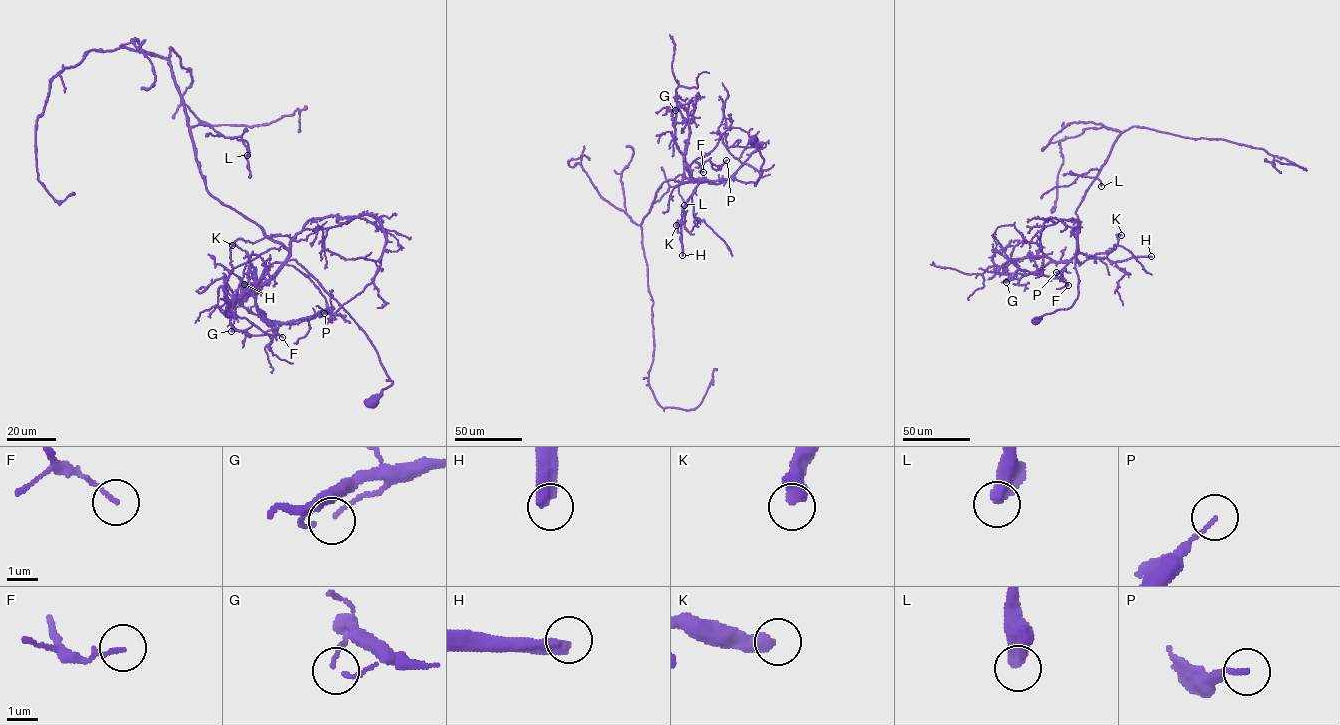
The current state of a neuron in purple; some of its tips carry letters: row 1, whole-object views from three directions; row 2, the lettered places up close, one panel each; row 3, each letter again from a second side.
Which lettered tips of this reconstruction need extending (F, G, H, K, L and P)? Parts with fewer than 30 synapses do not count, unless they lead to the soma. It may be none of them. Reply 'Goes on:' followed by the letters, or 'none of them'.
Goes on: H

